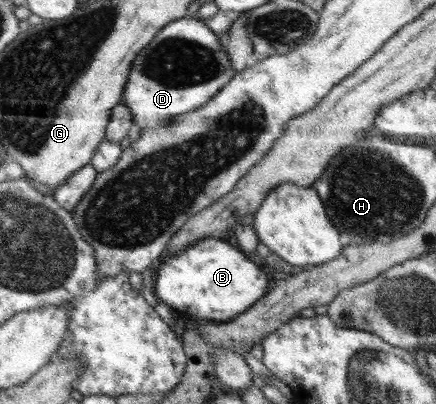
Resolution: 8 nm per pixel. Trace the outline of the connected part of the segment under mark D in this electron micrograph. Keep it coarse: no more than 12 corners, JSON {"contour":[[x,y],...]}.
{"contour":[[186,16],[138,52],[121,102],[142,129],[200,108],[236,73]]}

